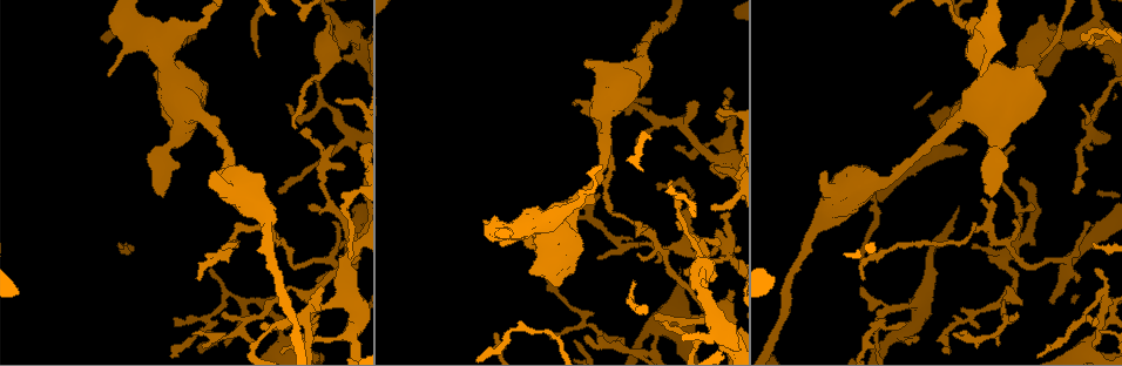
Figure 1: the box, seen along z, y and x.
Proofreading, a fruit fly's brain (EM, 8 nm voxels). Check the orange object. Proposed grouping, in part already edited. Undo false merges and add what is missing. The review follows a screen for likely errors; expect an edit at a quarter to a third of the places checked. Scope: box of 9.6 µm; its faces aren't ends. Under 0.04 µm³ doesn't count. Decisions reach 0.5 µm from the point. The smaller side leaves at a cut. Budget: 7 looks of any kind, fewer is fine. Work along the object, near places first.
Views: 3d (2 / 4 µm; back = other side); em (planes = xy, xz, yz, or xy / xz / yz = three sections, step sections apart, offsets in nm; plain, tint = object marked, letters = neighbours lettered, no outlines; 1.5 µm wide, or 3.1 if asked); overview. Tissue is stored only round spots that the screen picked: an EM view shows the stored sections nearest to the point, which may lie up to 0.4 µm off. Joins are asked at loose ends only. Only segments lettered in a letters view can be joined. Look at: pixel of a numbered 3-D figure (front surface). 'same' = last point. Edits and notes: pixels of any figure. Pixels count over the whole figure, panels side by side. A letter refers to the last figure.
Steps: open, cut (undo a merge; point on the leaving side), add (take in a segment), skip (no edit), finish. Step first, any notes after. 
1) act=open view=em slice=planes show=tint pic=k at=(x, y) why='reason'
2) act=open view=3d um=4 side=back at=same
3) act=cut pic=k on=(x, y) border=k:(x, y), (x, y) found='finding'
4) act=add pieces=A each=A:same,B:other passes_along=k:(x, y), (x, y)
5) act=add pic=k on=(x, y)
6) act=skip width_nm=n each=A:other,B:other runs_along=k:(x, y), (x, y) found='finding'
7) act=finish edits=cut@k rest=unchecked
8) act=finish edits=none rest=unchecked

act=open view=3d um=2 side=back pic=1 at=(347, 135)

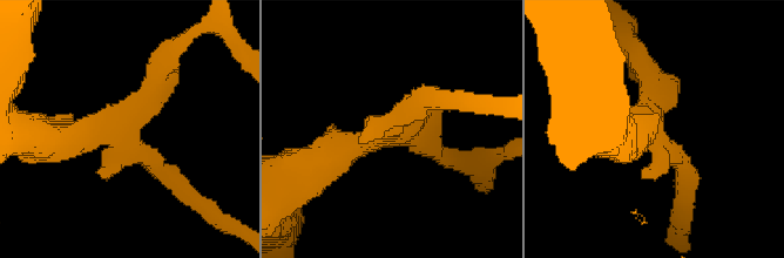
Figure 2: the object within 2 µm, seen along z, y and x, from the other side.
act=open view=em slice=xz step=8 show=plain pic=2 at=(385, 129)

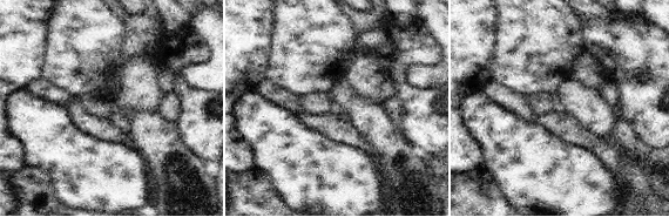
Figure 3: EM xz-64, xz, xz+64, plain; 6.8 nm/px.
act=open view=em slice=xz step=8 show=letters at=same

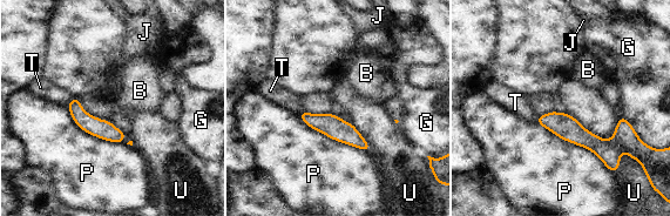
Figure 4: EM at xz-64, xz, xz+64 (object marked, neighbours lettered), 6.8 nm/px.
act=skip width_nm=170 each=B:other,G:other,J:other,P:other,T:other,U:other border=4:(566, 112), (608, 140), (618, 121) found='all the same neuron'

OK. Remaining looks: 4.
act=open view=3d um=4 pic=1 at=(656, 315) why='thin end'

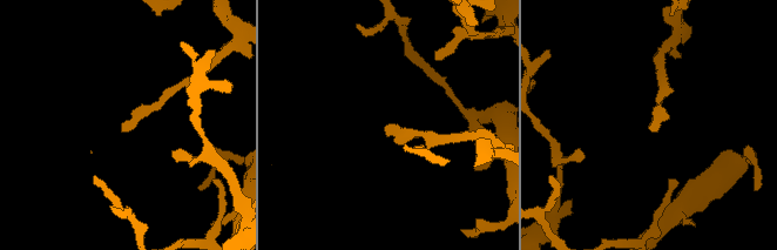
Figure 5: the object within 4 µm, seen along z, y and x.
act=open view=em slice=xz step=8 show=letters pic=5 at=(654, 129)

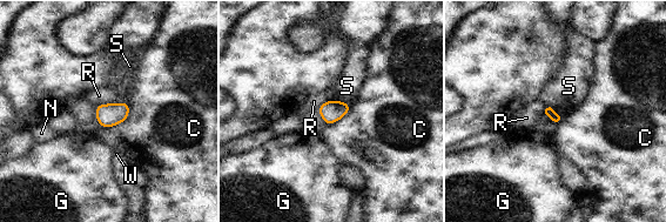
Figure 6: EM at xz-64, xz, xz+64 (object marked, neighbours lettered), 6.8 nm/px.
act=skip longest_contact=C:260nm each=C:other,G:other,N:other,R:other,S:other,W:other border=6:(332, 99), (349, 103) found='no lettered segment goes on from it'

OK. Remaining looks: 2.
act=open view=3d um=2 pic=1 at=(332, 246)

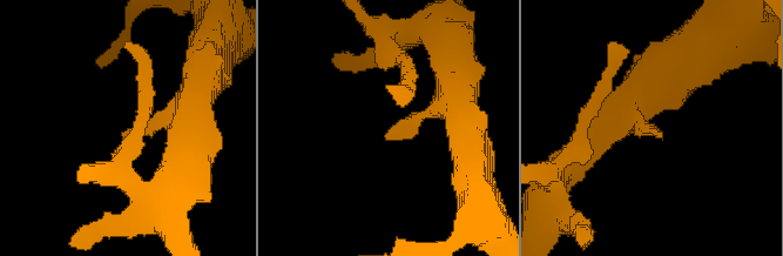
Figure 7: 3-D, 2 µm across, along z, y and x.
act=open view=em slice=planes show=letters pic=7 at=(122, 135)

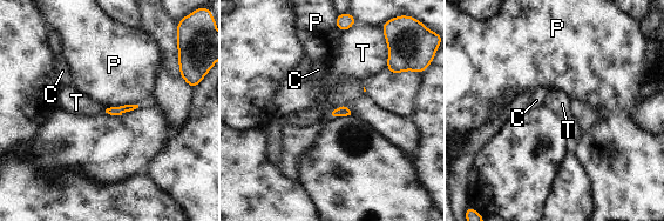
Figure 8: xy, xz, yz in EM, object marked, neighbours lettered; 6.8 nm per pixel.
act=skip each=C:other,P:other,T:other found='none of them fits'

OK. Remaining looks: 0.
act=finish edits=none rest=unchecked

